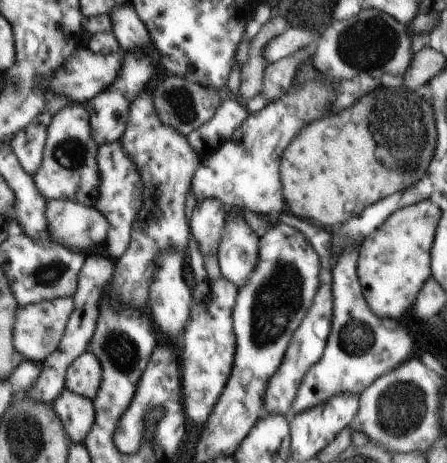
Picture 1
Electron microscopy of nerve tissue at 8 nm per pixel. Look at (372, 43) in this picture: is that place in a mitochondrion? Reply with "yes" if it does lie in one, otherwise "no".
yes

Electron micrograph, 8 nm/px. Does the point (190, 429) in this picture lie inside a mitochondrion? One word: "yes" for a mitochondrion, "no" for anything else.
no

